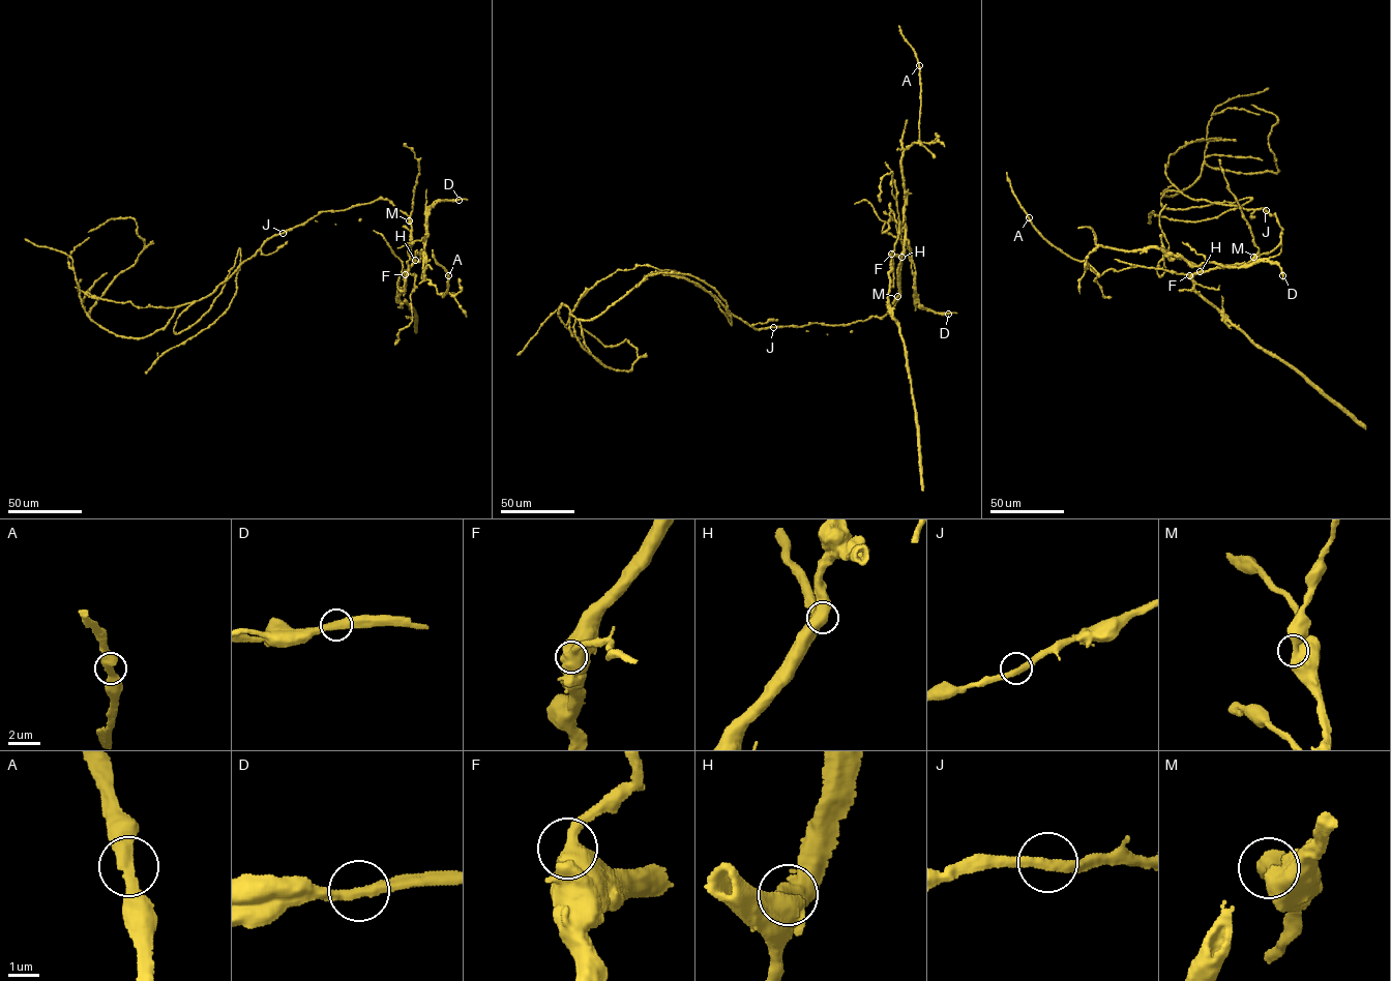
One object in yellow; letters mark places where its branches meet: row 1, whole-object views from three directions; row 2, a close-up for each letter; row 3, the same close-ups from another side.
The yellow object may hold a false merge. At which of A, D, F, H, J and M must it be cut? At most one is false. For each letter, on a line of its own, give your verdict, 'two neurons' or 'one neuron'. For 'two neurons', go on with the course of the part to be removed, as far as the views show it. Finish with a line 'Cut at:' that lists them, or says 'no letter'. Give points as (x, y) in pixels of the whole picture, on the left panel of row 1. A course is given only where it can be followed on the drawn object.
A: one neuron
D: two neurons | (459, 200), (440, 200), (427, 208), (427, 232)
F: one neuron
H: one neuron
J: one neuron
M: one neuron
Cut at: D

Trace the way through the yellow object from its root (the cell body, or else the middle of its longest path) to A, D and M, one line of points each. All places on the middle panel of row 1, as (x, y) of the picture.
A: (773, 327), (850, 324), (885, 315), (897, 300), (906, 228), (900, 160), (905, 150), (919, 140), (919, 65)
D: (773, 327), (845, 325), (885, 315), (899, 295), (897, 268), (906, 239), (919, 304), (948, 314)
M: (773, 327), (817, 323), (845, 325), (872, 316), (880, 318), (891, 310), (897, 296)

